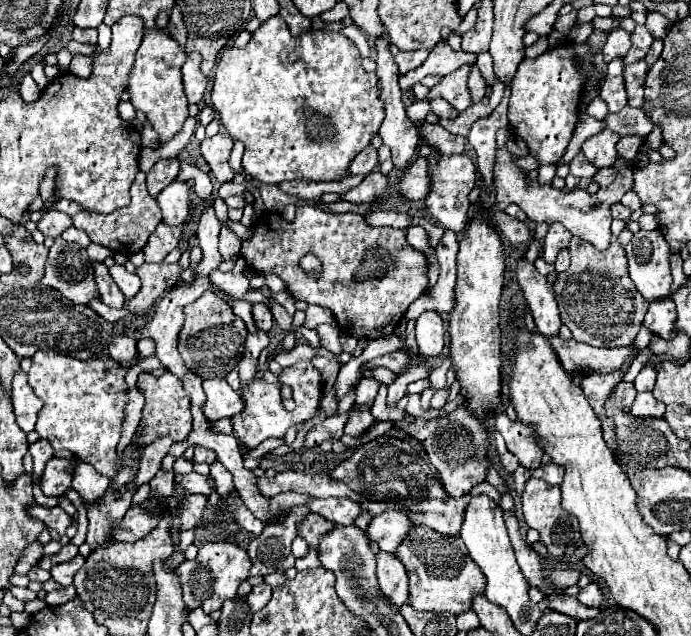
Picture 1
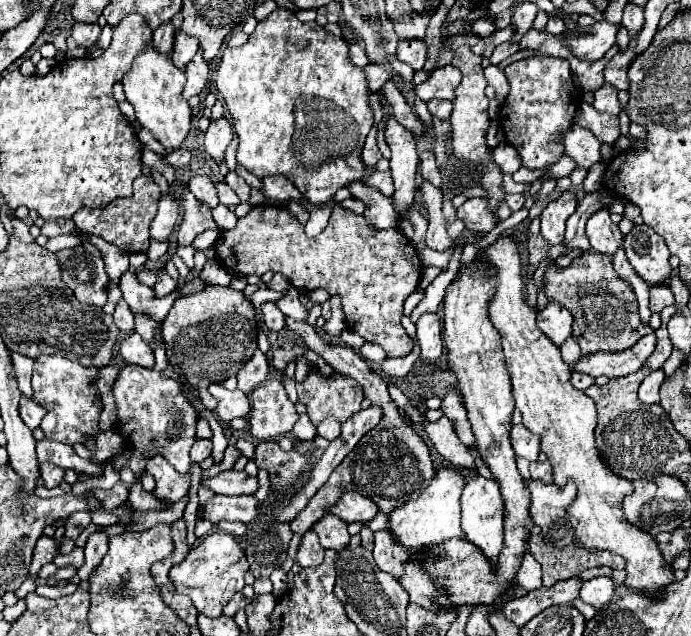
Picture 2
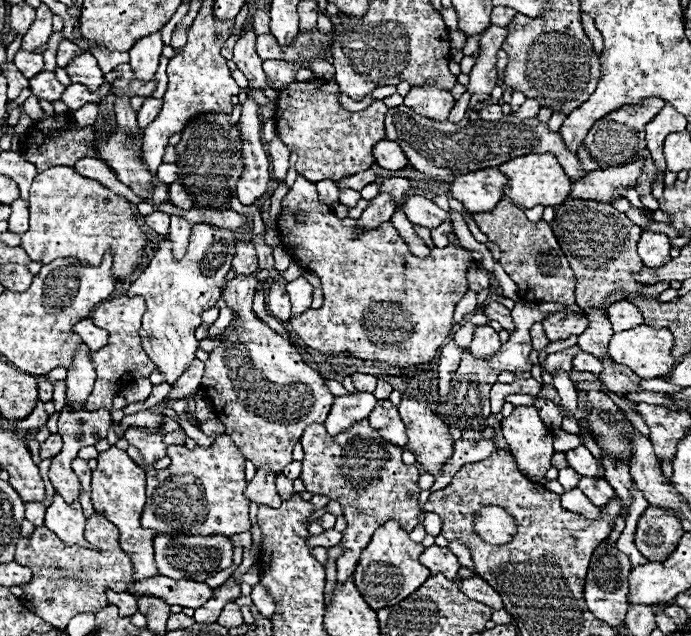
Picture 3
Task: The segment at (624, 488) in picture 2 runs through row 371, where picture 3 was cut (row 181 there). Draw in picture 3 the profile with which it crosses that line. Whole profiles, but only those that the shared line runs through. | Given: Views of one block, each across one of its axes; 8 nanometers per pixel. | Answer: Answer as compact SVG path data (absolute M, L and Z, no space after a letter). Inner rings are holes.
M526 154L512 158L498 166L498 170L508 178L508 184L504 186L504 196L514 200L516 204L524 208L534 208L536 204L542 206L558 206L562 200L566 200L566 192L570 192L570 178L564 174L562 166L558 164L556 156L546 154Z

